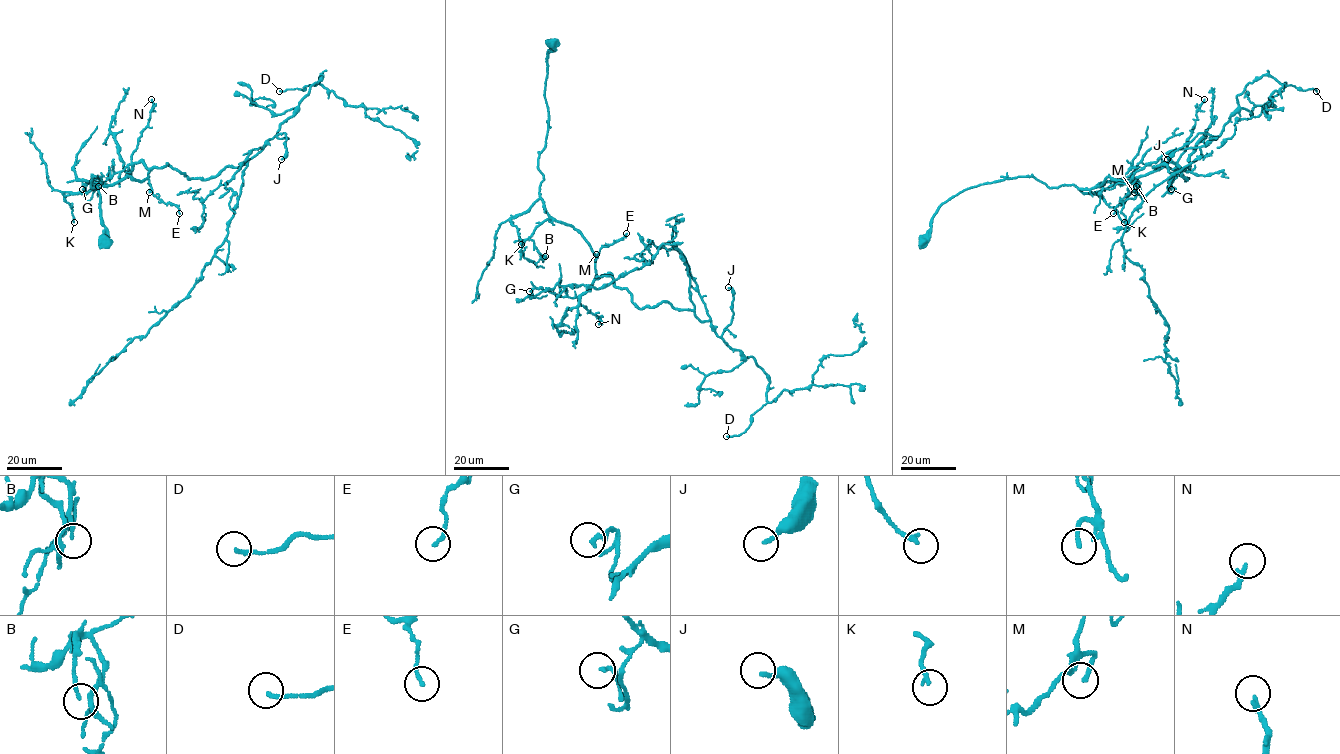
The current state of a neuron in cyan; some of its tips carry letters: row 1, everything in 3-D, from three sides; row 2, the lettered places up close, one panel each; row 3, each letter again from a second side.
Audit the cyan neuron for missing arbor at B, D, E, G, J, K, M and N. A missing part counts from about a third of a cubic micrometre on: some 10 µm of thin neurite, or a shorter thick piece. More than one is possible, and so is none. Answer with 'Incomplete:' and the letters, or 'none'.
Incomplete: D

